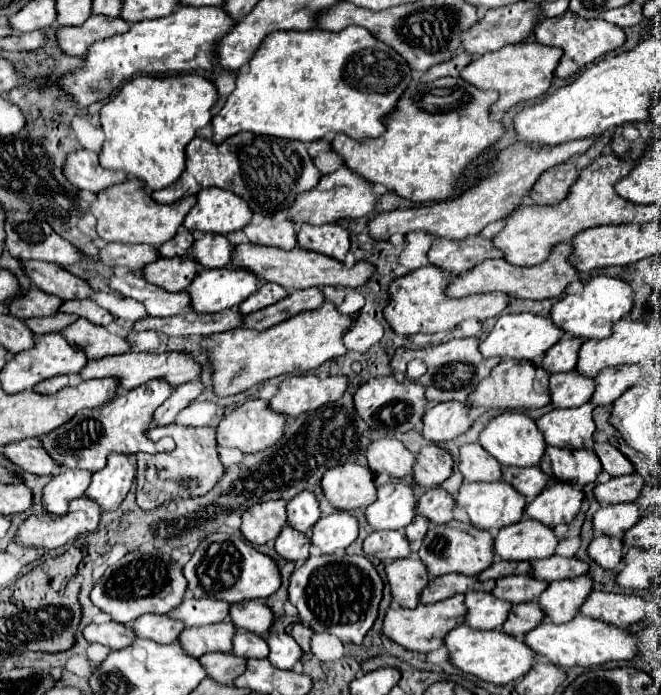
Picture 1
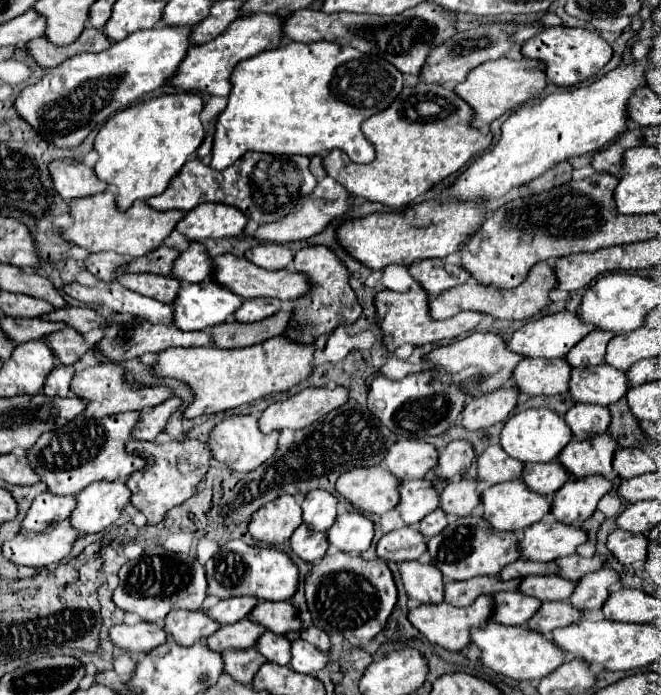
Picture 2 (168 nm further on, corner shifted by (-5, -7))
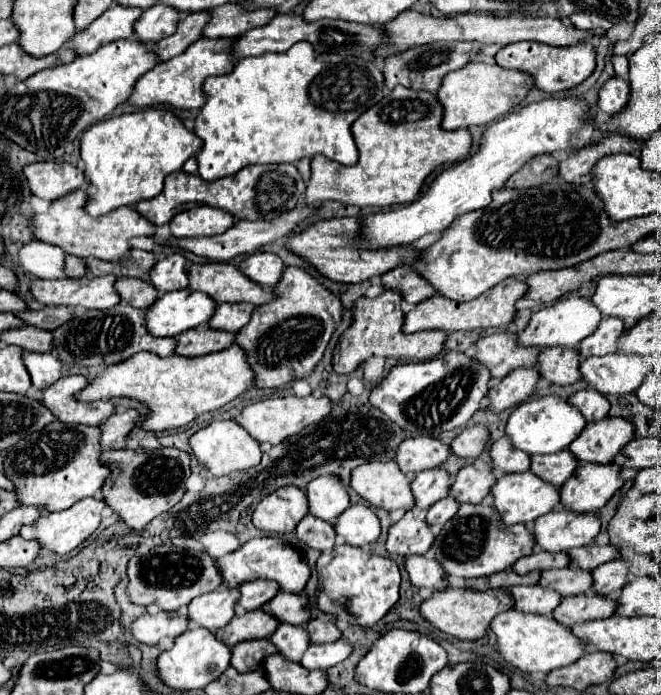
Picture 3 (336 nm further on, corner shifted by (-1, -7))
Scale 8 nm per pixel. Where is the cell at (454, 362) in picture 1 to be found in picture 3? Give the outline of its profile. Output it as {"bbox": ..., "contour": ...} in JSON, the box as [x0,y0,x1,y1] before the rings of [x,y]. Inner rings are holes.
{"bbox":[477,331,539,379],"contour":[[[511,331],[493,333],[481,337],[477,343],[477,355],[481,363],[487,365],[493,379],[503,379],[515,367],[535,367],[539,347],[521,347],[517,345],[517,335]]]}

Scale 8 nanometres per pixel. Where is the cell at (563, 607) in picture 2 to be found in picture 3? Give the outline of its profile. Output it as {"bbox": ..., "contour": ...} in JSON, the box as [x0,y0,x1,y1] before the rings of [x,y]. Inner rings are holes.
{"bbox":[553,593,617,627],"contour":[[[587,593],[587,595],[571,595],[563,597],[563,603],[555,609],[553,617],[571,627],[575,623],[585,623],[593,619],[607,619],[615,615],[617,601],[611,597],[603,597],[597,593]]]}

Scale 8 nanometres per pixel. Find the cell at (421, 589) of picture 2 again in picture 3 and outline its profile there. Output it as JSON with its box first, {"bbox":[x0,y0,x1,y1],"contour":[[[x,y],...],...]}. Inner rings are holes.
{"bbox":[405,555,447,591],"contour":[[[411,555],[405,561],[405,569],[415,587],[427,587],[431,591],[443,591],[447,587],[447,573],[435,559]]]}

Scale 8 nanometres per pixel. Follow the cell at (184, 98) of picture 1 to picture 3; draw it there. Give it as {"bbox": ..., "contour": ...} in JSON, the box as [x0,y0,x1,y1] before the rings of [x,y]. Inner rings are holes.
{"bbox":[81,109,201,215],"contour":[[[141,109],[91,125],[81,137],[83,173],[89,181],[87,213],[105,215],[117,207],[153,199],[163,191],[165,175],[179,171],[183,163],[201,149],[201,139],[187,131],[167,109]]]}

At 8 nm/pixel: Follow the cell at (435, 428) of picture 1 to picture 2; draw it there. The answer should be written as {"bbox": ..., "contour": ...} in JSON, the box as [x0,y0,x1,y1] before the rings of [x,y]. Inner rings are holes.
{"bbox":[455,387,517,431],"contour":[[[515,387],[493,391],[491,395],[483,395],[479,399],[471,399],[461,411],[461,417],[455,425],[467,431],[479,431],[491,427],[509,417],[509,413],[515,407],[515,401],[517,401]]]}

